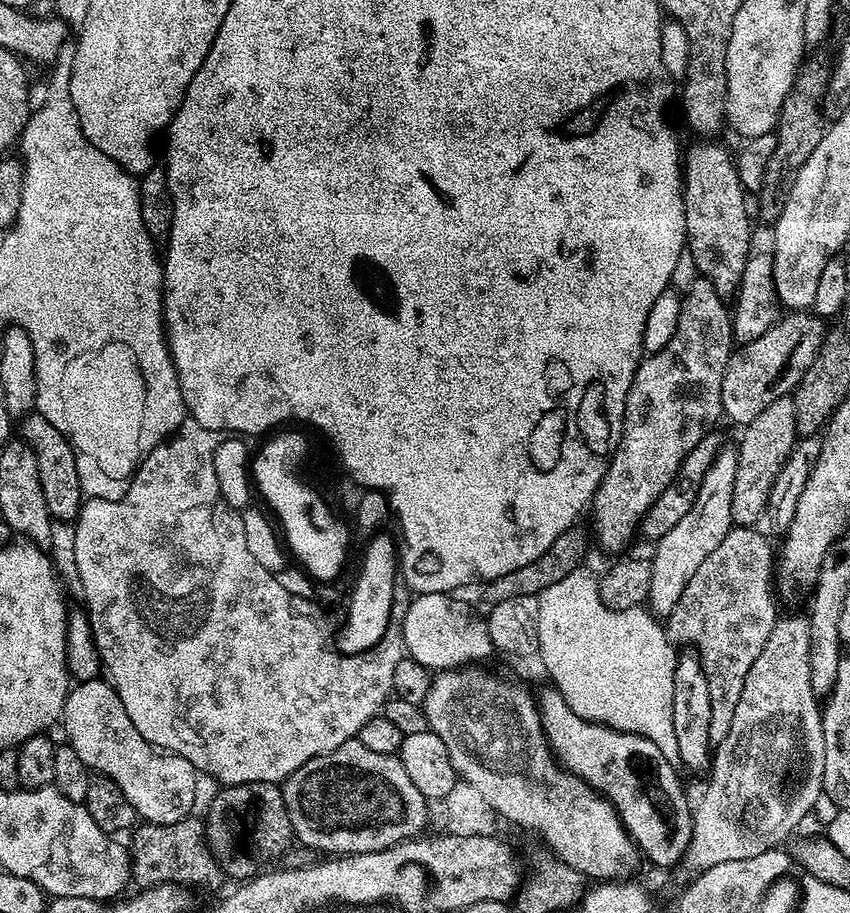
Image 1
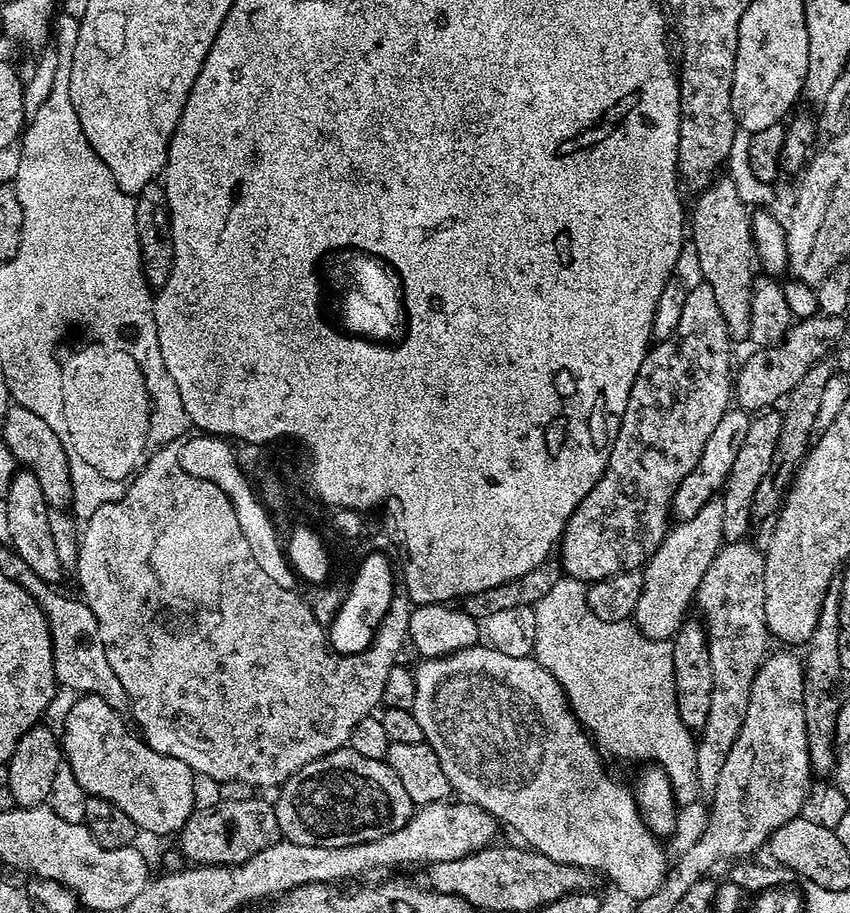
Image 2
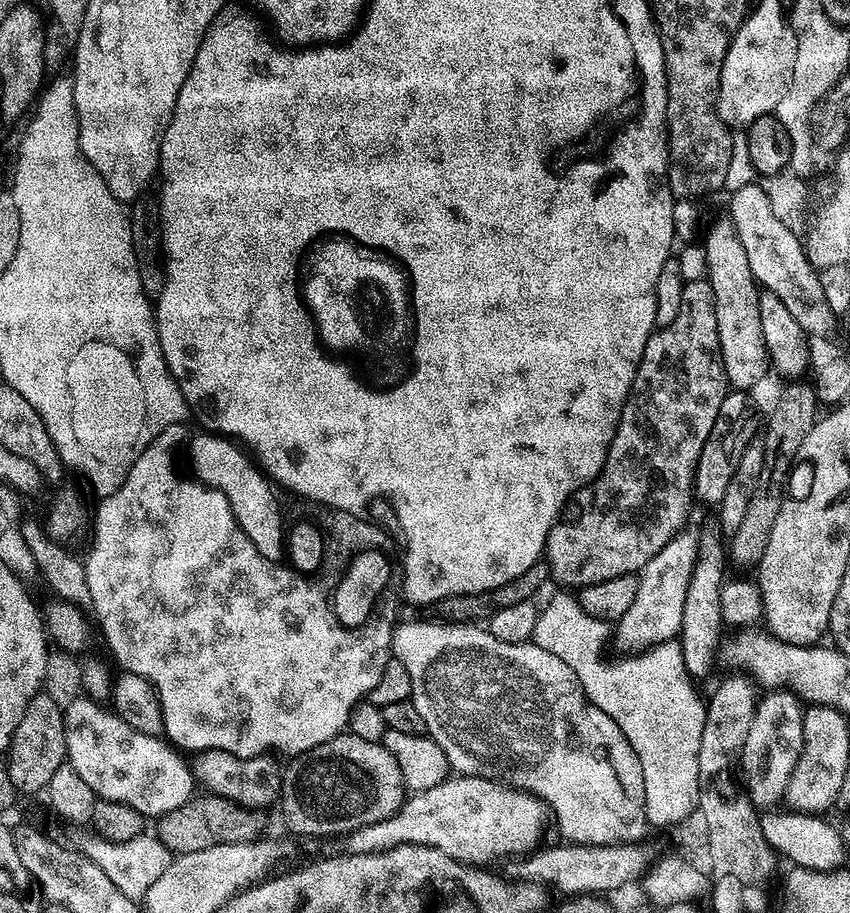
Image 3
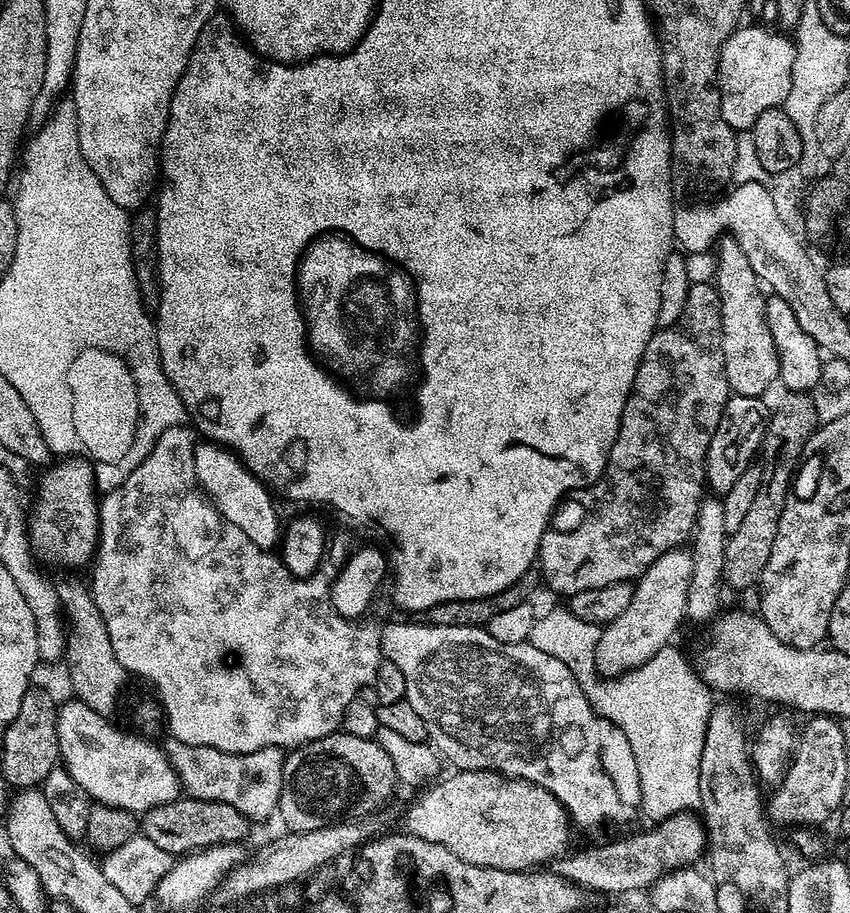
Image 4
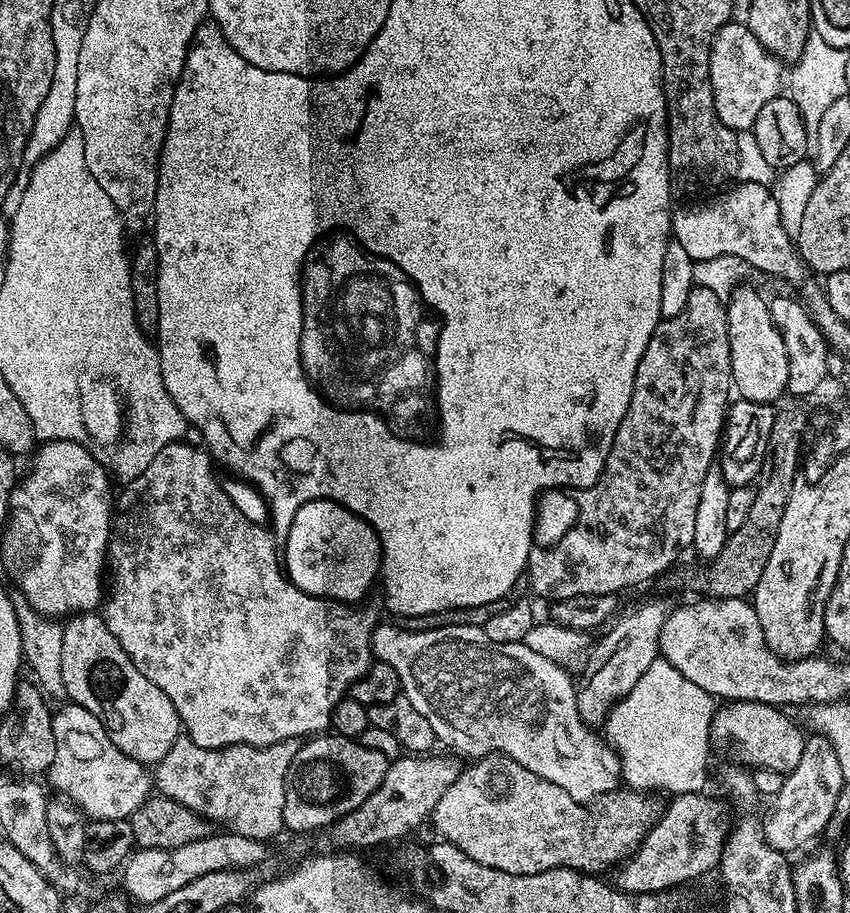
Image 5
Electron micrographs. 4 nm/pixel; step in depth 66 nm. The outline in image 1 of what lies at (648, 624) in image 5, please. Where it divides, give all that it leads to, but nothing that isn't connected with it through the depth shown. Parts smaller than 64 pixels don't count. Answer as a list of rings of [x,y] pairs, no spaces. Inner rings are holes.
[[[721,447],[714,458],[710,470],[706,470],[706,478],[702,480],[700,497],[690,506],[690,510],[679,520],[678,526],[670,530],[663,538],[655,541],[656,557],[651,557],[652,574],[650,576],[650,594],[647,603],[657,617],[667,618],[682,598],[682,592],[694,574],[698,574],[698,566],[718,550],[722,538],[733,528],[732,499],[734,498],[734,476],[736,474],[736,448]]]

